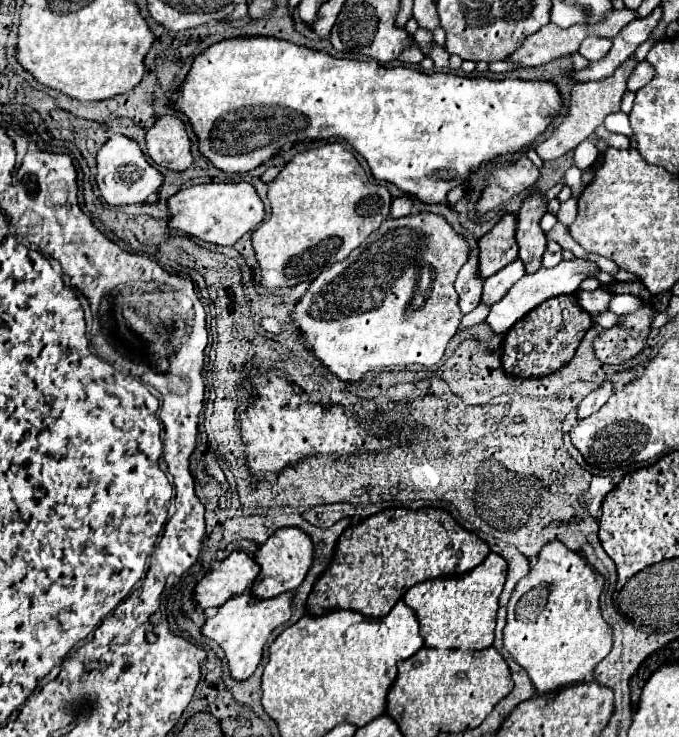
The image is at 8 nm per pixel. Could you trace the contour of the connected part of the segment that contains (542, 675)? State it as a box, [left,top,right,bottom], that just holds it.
[503,540,613,696]

